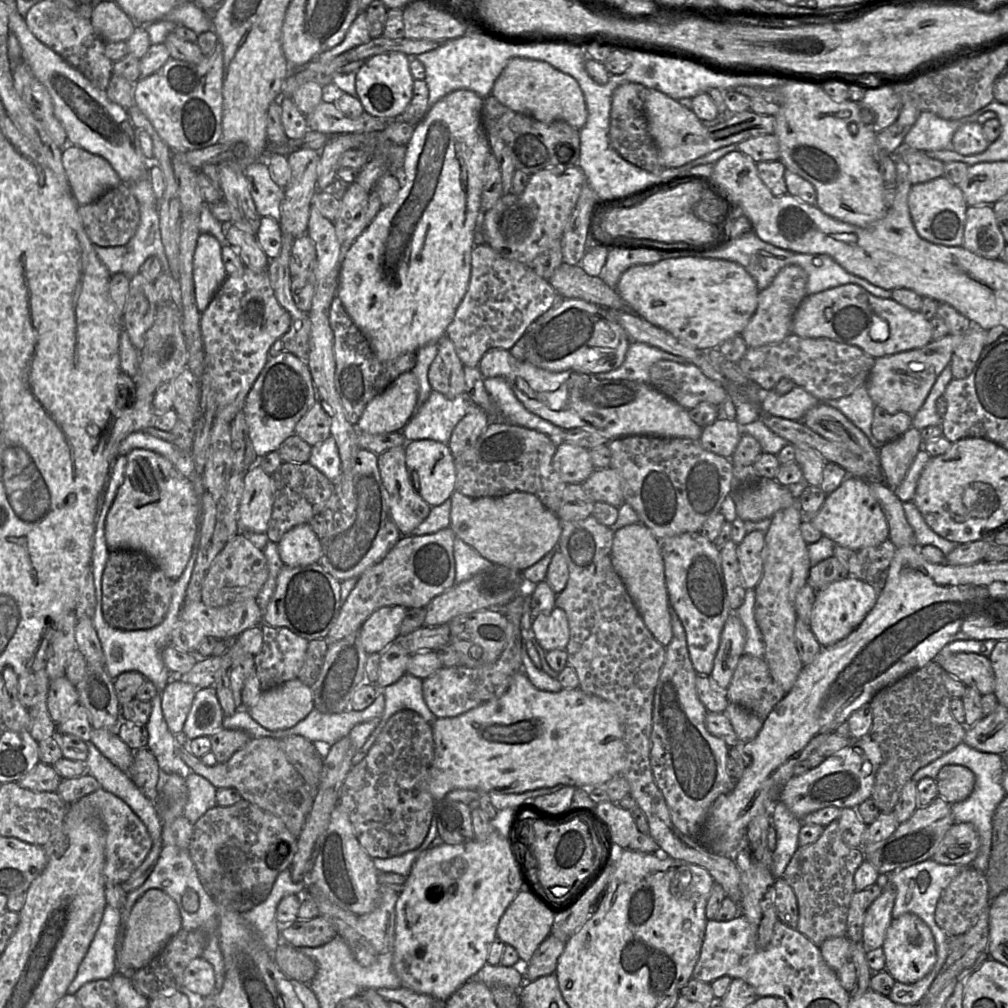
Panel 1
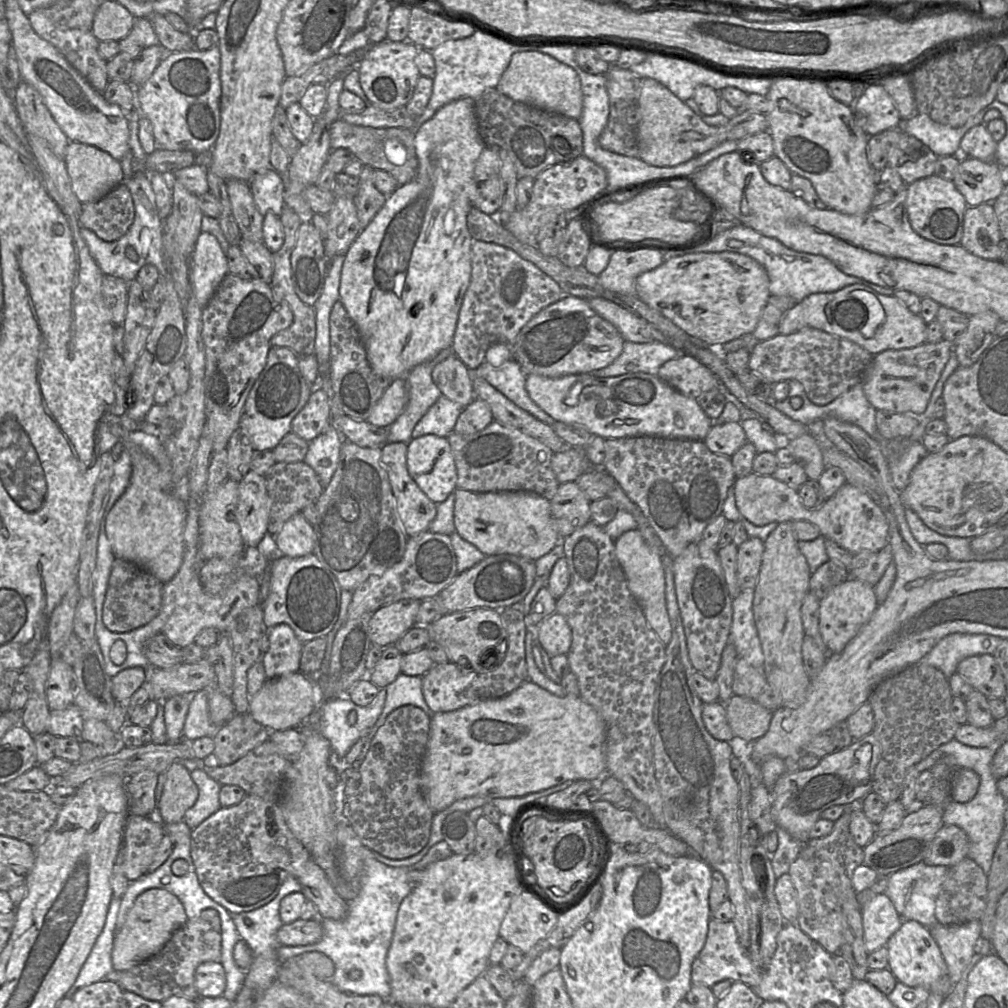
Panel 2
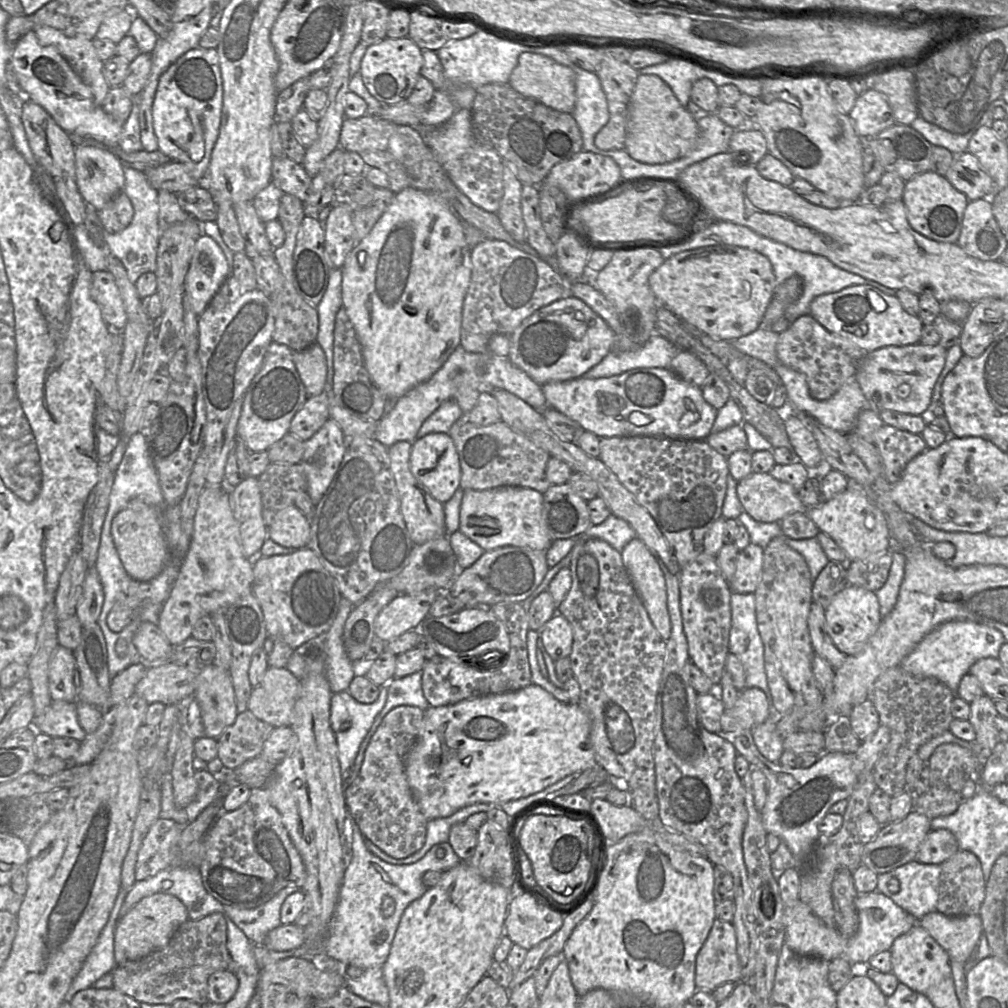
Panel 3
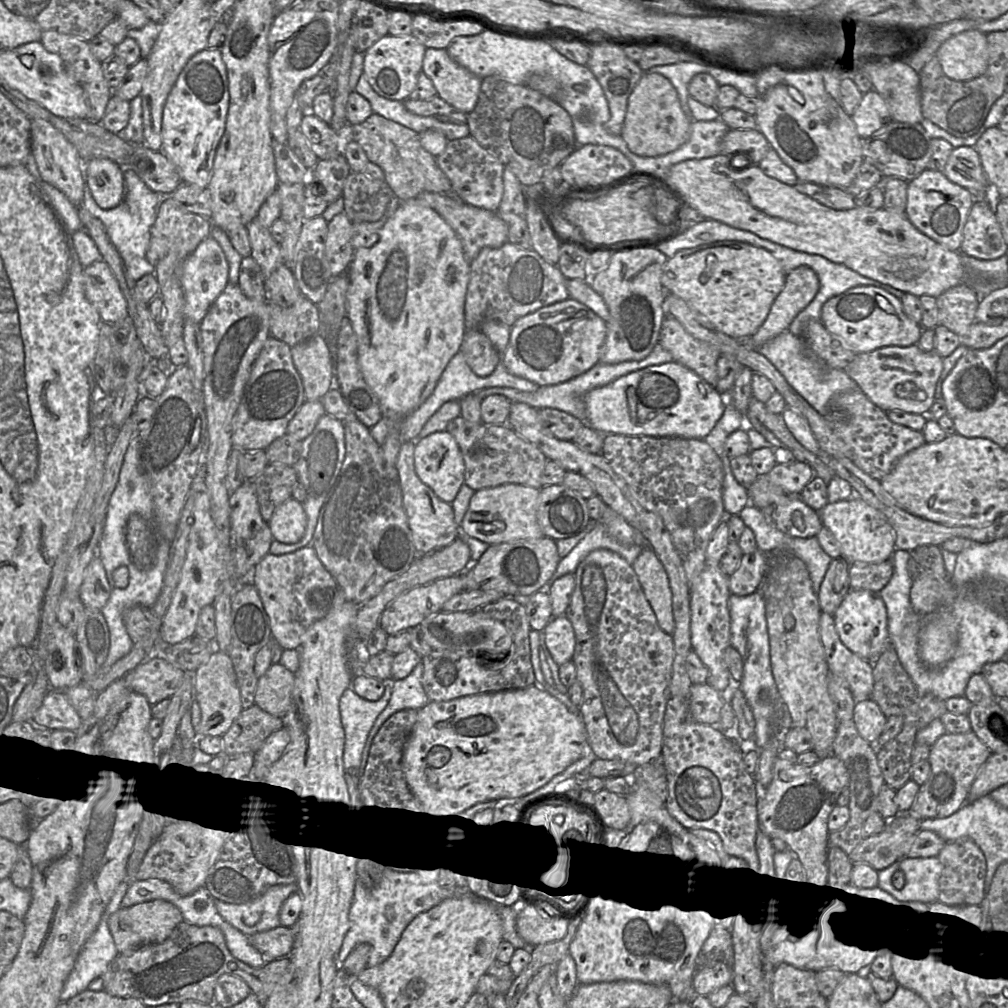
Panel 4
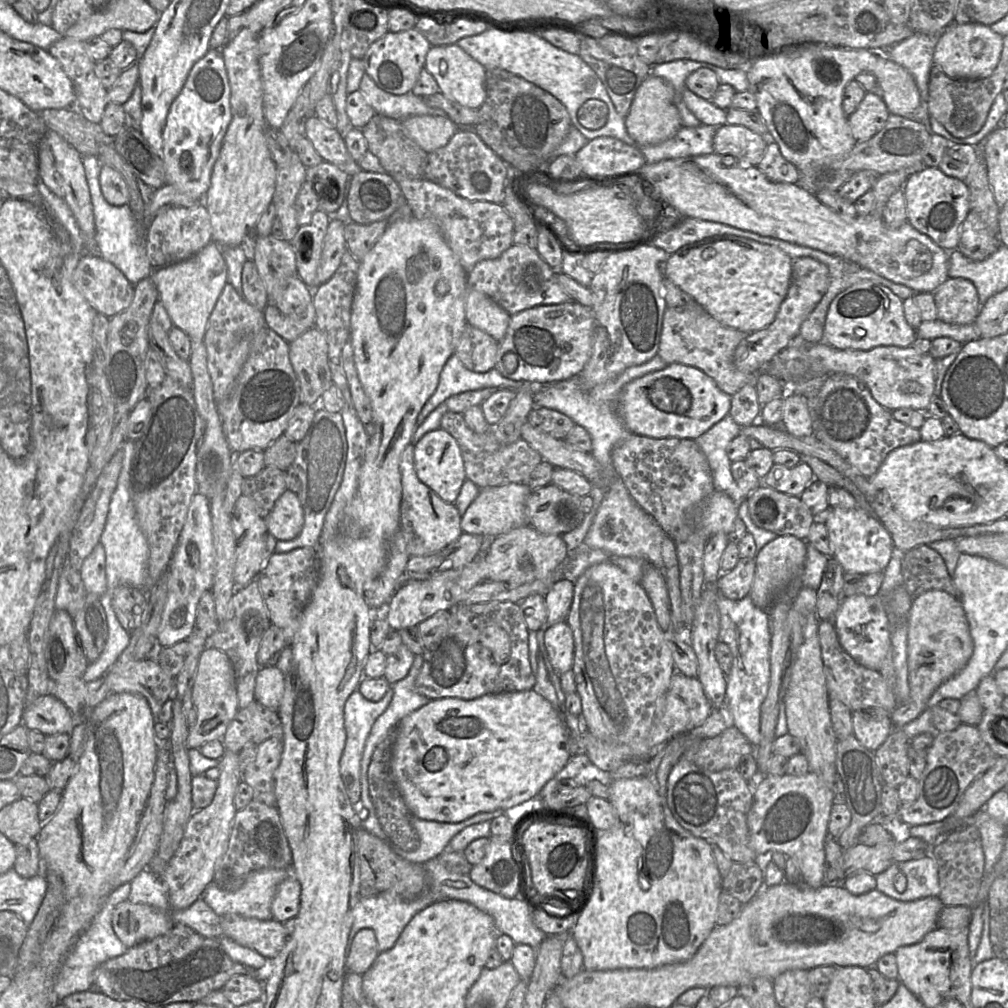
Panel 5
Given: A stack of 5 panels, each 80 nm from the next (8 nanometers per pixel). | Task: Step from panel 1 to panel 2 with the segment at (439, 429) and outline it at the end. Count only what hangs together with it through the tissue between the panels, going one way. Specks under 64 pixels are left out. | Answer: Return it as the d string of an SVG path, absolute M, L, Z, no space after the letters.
M440 396L415 425L412 439L429 434L447 438L454 431L463 409L445 396Z

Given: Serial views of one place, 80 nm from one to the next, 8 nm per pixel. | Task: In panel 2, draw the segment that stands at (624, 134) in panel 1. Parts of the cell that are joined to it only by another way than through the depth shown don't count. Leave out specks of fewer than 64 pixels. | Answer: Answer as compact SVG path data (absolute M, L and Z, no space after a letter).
M611 65L605 75L609 96L609 117L605 129L598 138L598 142L605 150L624 156L638 157L638 99L641 92L642 78L629 69L621 69L615 65Z

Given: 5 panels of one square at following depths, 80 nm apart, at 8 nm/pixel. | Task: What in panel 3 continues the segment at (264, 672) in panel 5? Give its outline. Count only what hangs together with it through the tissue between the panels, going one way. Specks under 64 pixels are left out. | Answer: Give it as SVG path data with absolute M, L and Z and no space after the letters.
M268 667L260 683L252 690L248 709L258 719L270 724L274 728L288 726L291 722L291 714L299 696L300 687L301 680L286 668Z

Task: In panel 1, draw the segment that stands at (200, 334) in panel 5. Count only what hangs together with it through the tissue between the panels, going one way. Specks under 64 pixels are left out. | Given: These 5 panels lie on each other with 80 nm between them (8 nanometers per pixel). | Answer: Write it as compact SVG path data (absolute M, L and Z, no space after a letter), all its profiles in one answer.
M200 233L193 256L193 281L197 308L203 312L227 277L218 240Z

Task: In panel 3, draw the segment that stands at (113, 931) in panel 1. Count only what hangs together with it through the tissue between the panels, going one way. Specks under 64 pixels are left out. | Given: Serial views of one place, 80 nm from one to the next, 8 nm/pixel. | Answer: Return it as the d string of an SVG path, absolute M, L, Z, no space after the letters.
M120 887L108 921L67 991L66 1001L71 1002L77 992L92 987L99 978L112 972L116 967L114 955L115 929L118 922L118 914L127 892L127 890L123 890Z

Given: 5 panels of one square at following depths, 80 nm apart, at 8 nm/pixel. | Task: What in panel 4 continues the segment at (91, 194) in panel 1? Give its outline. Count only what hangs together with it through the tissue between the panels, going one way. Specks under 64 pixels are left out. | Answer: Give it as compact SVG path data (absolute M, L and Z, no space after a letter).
M89 160L85 167L85 184L97 205L104 210L116 207L124 200L123 171L121 166L112 160Z

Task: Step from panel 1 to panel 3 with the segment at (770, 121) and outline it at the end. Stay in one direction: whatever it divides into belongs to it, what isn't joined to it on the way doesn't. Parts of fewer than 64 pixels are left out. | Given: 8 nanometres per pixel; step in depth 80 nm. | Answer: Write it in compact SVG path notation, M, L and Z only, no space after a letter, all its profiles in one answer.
M639 75L628 105L625 150L644 164L664 164L689 155L697 146L699 128L671 88L656 75Z

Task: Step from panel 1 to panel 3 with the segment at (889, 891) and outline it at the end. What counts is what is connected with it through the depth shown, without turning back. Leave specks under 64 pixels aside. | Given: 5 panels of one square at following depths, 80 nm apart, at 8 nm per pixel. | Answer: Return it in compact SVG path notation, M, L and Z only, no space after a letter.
M879 891L858 894L854 900L859 918L859 928L855 936L844 937L836 928L827 926L810 909L798 900L793 906L784 910L784 944L800 956L817 957L827 962L835 958L845 958L853 965L865 969L872 956L882 951L889 951L894 940L908 932L918 922L896 905L890 898Z

